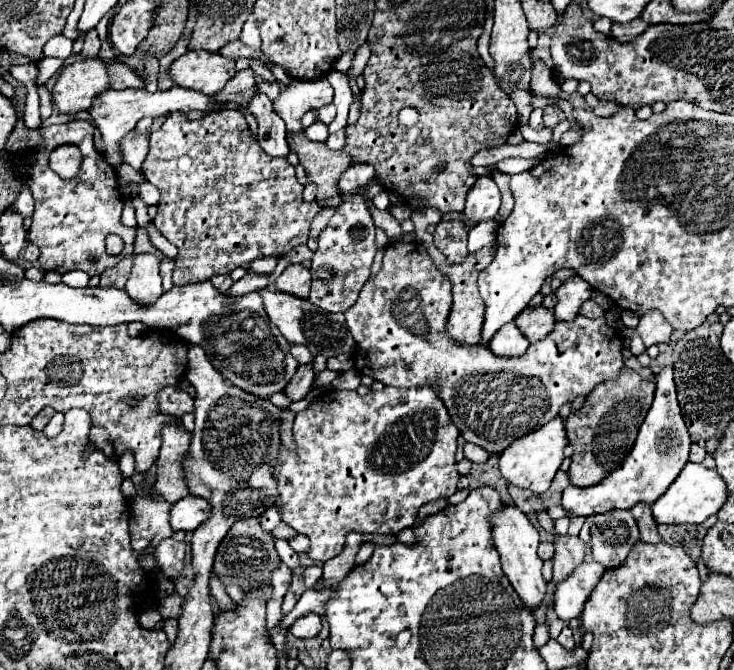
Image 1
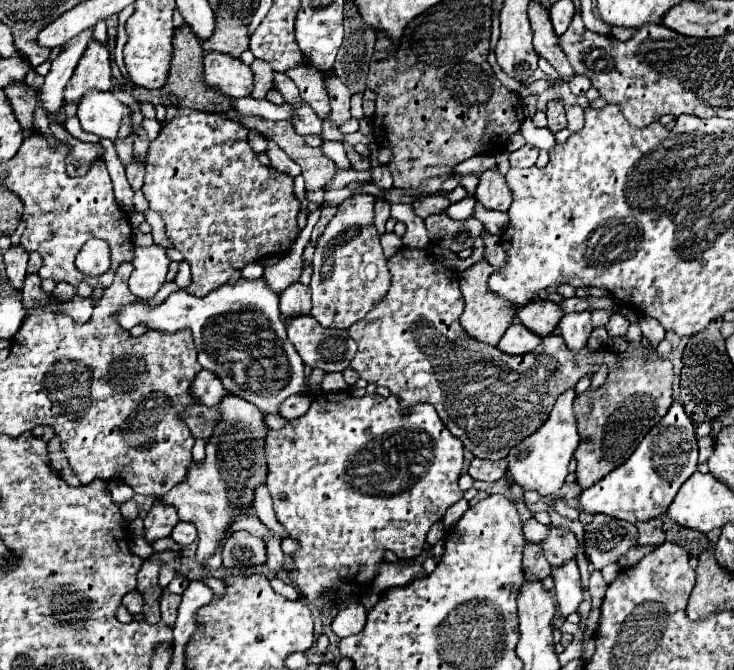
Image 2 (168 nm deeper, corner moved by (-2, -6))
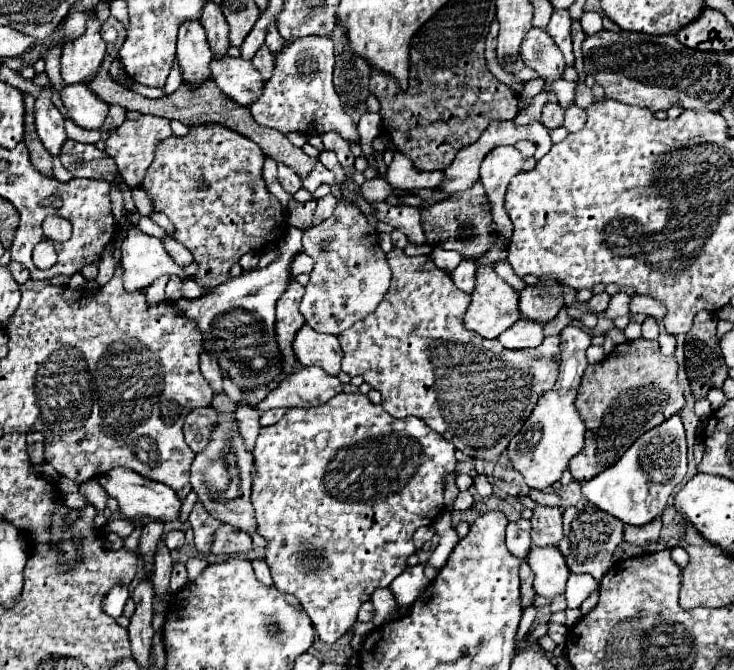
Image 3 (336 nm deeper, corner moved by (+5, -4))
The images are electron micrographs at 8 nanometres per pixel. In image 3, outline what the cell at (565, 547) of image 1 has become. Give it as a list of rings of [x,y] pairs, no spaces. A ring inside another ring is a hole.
[[[537,505],[533,509],[531,523],[533,523],[531,537],[533,537],[535,547],[547,547],[547,545],[557,547],[561,543],[561,537],[563,537],[561,509]]]

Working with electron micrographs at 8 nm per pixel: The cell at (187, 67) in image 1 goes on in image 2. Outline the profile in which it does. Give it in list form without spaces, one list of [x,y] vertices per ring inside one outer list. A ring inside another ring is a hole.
[[[224,53],[204,55],[204,83],[220,89],[228,97],[248,97],[252,93],[252,69],[238,57]]]

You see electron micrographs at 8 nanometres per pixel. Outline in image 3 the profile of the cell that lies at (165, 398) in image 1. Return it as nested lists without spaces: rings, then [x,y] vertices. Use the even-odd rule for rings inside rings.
[[[201,407],[201,409],[193,409],[183,425],[183,433],[185,433],[185,441],[187,445],[195,451],[201,453],[211,439],[211,431],[217,427],[217,411],[215,407]]]

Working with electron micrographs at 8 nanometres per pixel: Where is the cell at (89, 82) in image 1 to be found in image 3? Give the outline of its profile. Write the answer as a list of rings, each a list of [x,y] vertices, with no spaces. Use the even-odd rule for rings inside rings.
[[[93,21],[77,41],[63,45],[61,77],[67,85],[83,83],[87,77],[97,73],[105,55],[105,41],[101,39],[99,29],[101,23]]]

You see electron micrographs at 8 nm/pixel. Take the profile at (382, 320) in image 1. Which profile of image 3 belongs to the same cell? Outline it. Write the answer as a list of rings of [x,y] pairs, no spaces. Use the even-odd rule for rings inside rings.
[[[391,249],[387,253],[387,261],[393,271],[391,289],[385,293],[375,313],[357,321],[339,335],[343,349],[343,371],[351,377],[361,375],[373,389],[377,389],[383,395],[381,405],[389,415],[397,419],[409,415],[421,417],[461,453],[485,461],[499,459],[511,437],[523,427],[535,409],[539,397],[557,381],[557,337],[545,337],[543,343],[533,349],[509,351],[497,339],[485,339],[463,329],[463,315],[469,307],[469,295],[457,289],[451,275],[435,267],[431,257],[409,257],[401,249]]]

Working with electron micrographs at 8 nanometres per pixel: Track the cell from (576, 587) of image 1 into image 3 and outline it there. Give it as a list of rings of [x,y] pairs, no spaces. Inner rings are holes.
[[[531,547],[527,561],[535,573],[535,591],[547,599],[555,599],[565,593],[565,583],[569,579],[569,567],[563,553],[557,547],[537,549]]]

